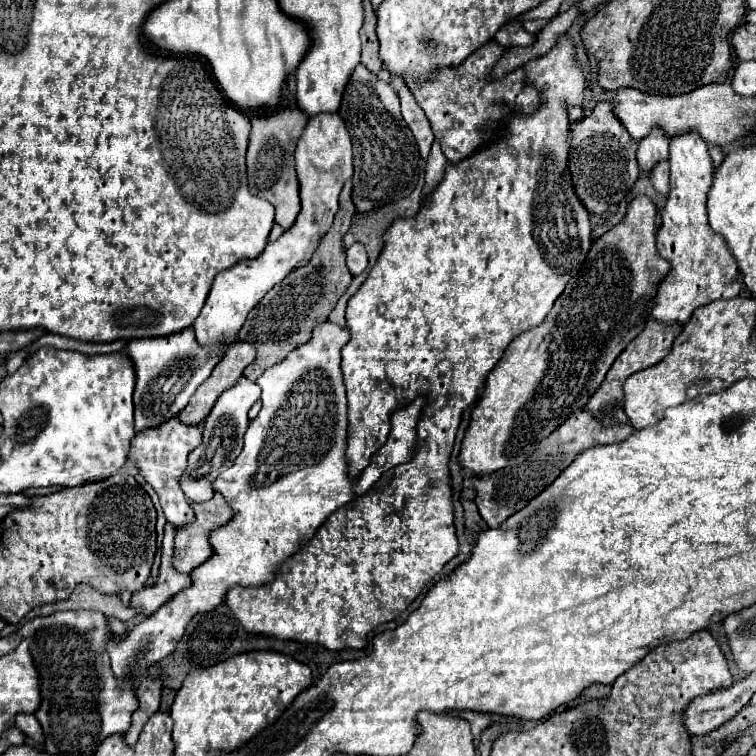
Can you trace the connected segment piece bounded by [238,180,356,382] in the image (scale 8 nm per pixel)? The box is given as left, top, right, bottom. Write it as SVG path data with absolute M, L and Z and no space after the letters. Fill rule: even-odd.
M352 180L344 182L344 188L340 192L340 208L336 212L332 228L326 232L326 236L320 240L312 260L286 276L278 286L274 286L262 302L248 314L238 338L244 342L250 342L256 346L256 360L244 370L244 376L248 380L256 380L266 368L282 362L294 348L306 344L312 338L312 330L316 324L328 320L330 312L334 310L340 296L348 290L352 282L352 274L348 272L346 258L342 252L342 240L352 224L352 218L356 214L356 206L352 202Z

